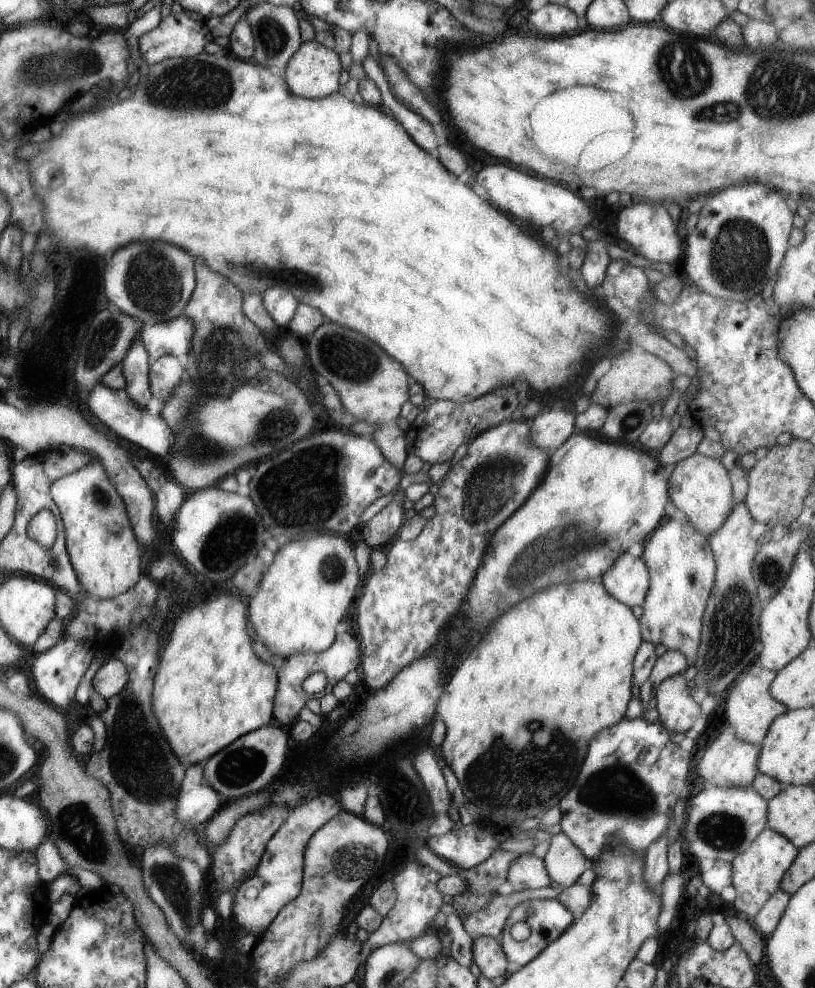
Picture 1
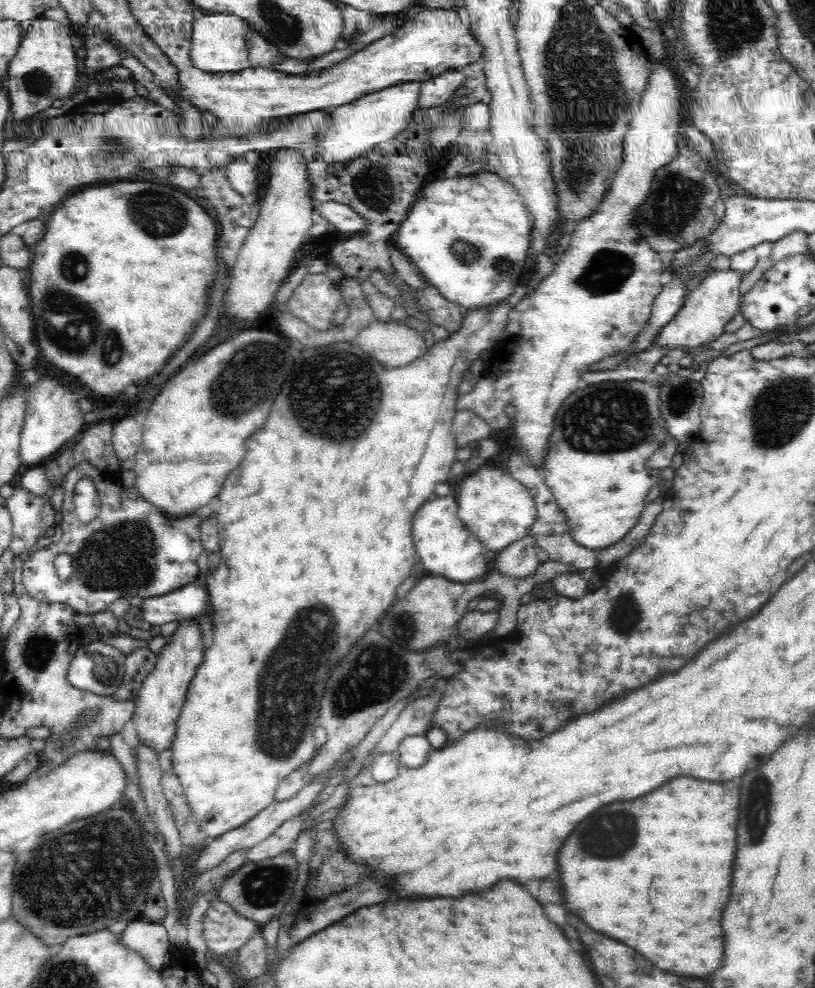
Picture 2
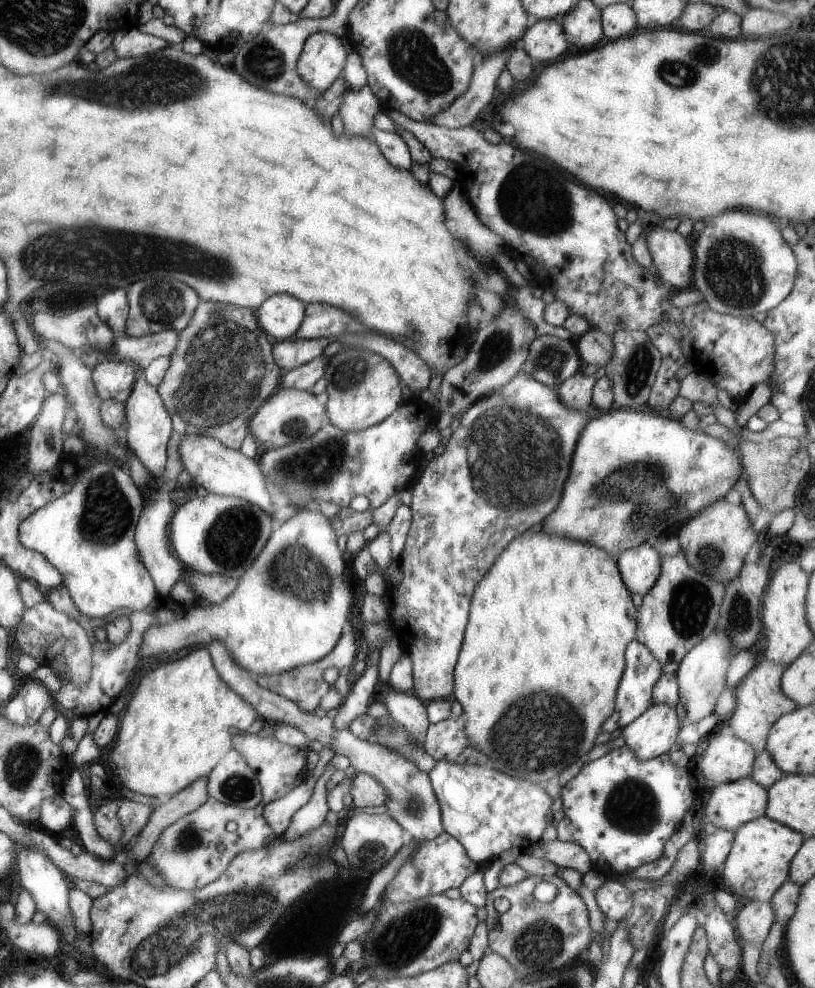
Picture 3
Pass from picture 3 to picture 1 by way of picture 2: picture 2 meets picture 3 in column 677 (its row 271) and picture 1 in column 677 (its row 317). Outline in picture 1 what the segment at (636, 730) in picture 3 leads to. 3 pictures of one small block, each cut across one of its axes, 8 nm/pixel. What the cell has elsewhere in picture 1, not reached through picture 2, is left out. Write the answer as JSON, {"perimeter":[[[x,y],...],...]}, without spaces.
{"perimeter":[[[686,672],[668,676],[653,691],[659,712],[658,722],[670,733],[686,733],[700,717],[702,710],[689,688]]]}

